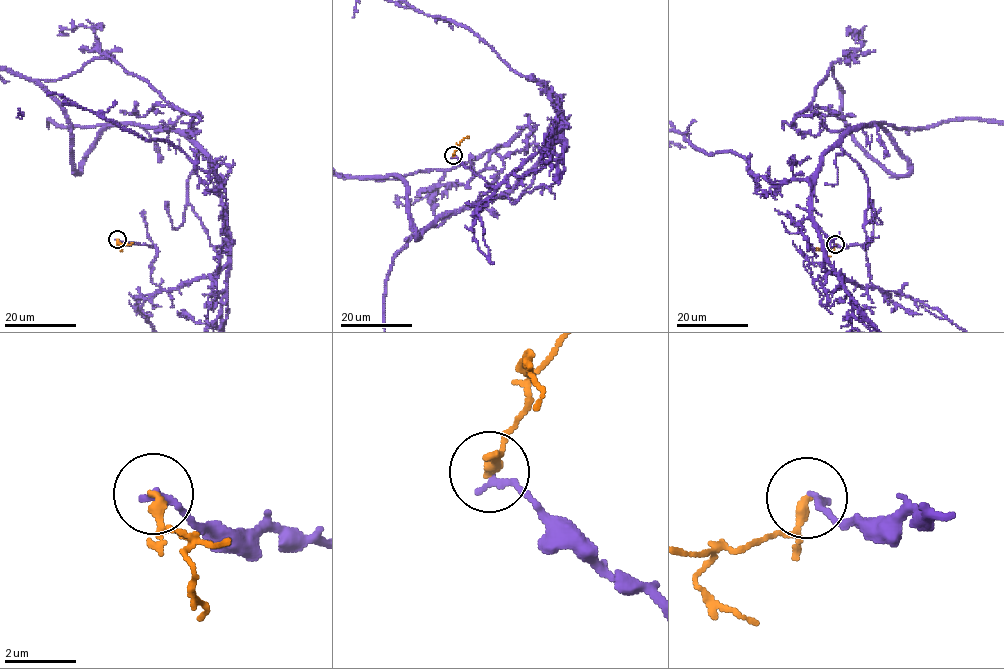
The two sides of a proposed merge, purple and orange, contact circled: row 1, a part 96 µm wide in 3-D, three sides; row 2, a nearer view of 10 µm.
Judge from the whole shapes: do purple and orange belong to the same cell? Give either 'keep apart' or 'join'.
keep apart

